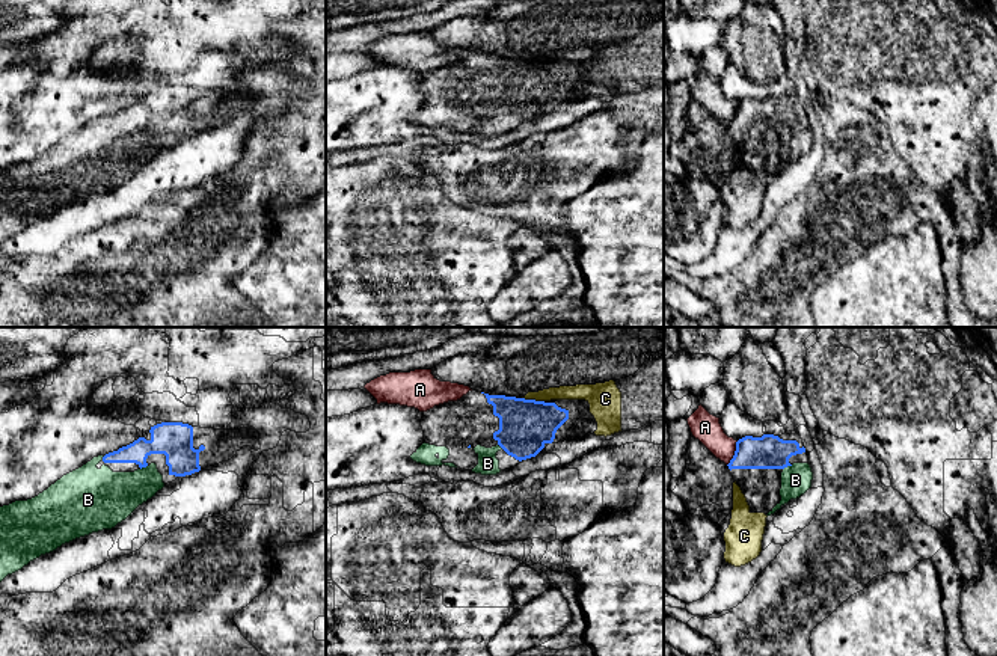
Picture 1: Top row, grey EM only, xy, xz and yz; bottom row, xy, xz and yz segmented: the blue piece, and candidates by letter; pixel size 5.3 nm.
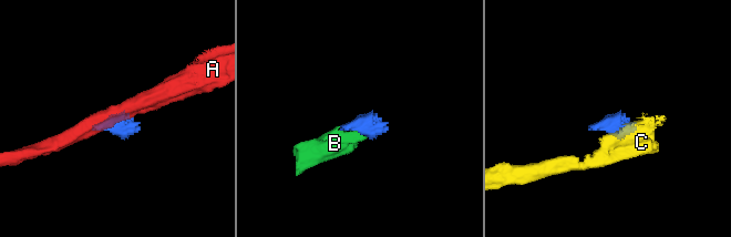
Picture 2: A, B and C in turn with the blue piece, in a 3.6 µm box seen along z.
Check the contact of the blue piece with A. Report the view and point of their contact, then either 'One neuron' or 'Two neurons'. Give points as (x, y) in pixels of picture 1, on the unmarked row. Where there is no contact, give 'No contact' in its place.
Touches blue at yz (735, 115). Two neurons

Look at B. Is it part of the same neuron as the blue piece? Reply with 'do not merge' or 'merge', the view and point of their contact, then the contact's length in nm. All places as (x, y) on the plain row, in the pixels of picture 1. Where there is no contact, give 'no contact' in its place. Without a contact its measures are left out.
merge; meets blue in yz at (788, 127); contact 60 nm long

